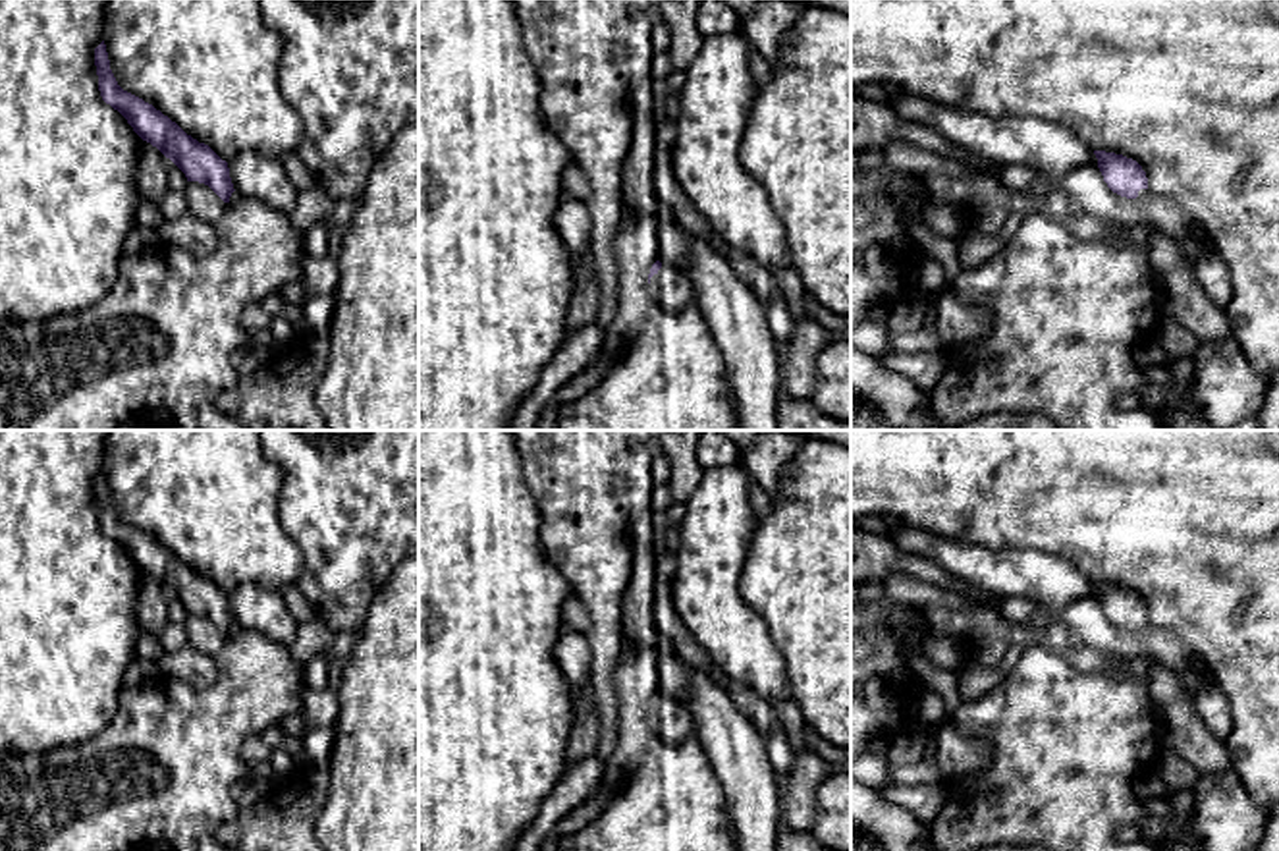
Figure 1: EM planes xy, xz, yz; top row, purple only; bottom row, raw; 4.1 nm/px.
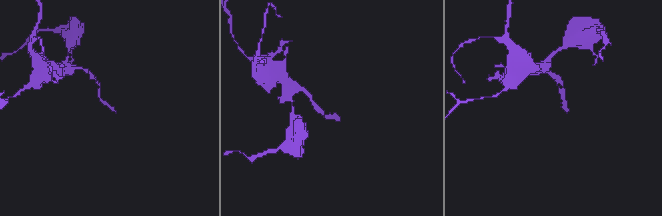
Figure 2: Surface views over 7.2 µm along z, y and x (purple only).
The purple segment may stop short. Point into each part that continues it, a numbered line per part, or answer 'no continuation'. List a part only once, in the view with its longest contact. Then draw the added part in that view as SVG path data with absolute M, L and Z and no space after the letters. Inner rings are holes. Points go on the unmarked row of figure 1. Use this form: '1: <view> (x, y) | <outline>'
1: xz (670, 720) | M673 699L662 700L650 710L648 724L666 743L677 745L694 739L694 724L689 710Z

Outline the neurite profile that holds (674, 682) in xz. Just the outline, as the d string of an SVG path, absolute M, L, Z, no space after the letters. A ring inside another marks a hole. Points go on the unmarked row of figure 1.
M685 664L677 668L660 670L658 693L662 697L681 700L689 693L691 668Z

